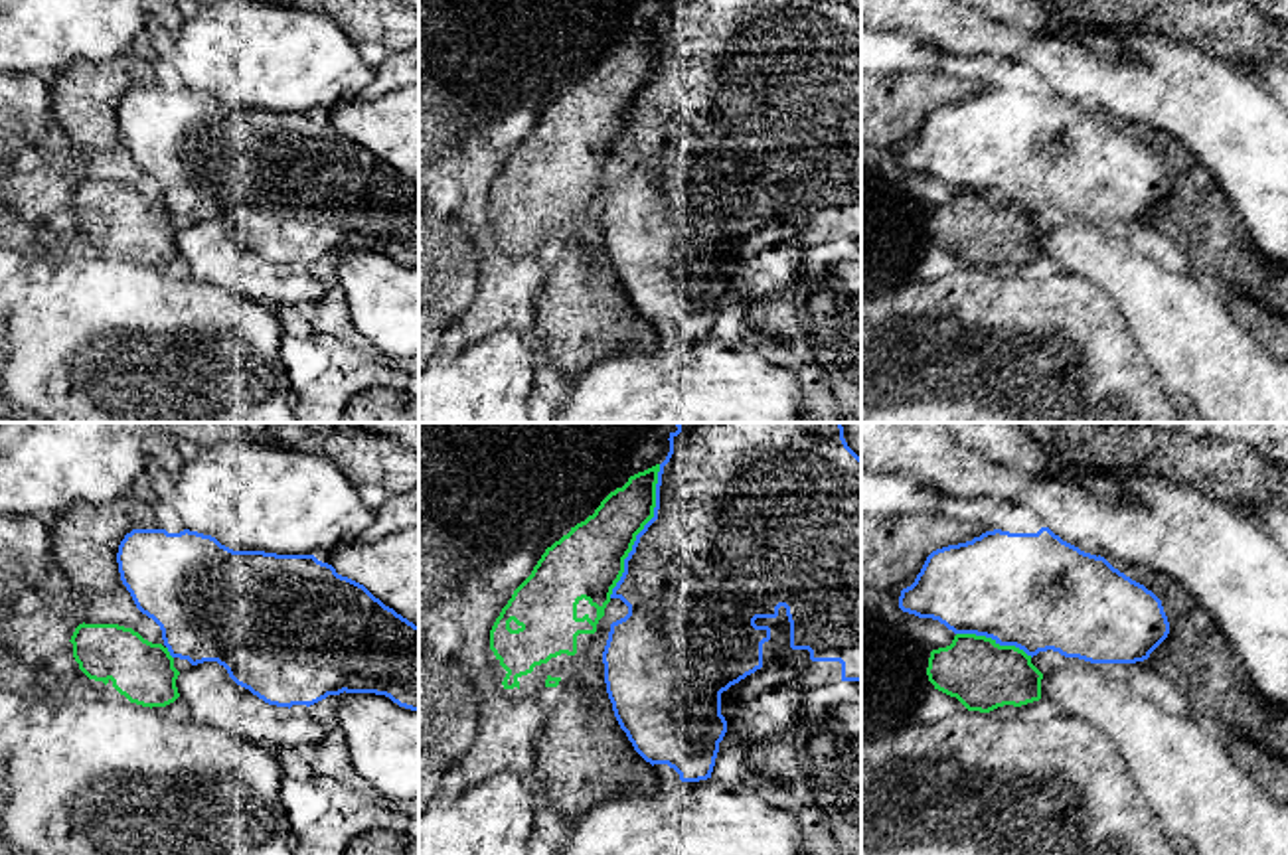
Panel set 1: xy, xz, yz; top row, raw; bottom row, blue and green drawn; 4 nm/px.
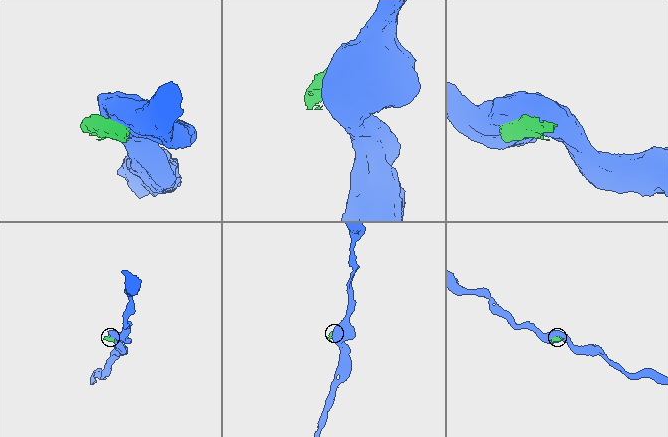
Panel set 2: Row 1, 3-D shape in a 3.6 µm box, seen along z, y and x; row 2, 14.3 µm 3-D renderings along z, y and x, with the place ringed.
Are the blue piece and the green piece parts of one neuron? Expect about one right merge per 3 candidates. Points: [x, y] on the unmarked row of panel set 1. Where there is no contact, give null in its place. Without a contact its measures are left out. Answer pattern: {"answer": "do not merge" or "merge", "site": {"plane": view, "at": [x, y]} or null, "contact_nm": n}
{"answer": "do not merge", "site": {"plane": "xz", "at": [641, 89]}, "contact_nm": 600}

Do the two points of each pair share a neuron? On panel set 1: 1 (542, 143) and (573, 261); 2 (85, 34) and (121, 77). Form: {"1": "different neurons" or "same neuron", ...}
{"1": "different neurons", "2": "different neurons"}

